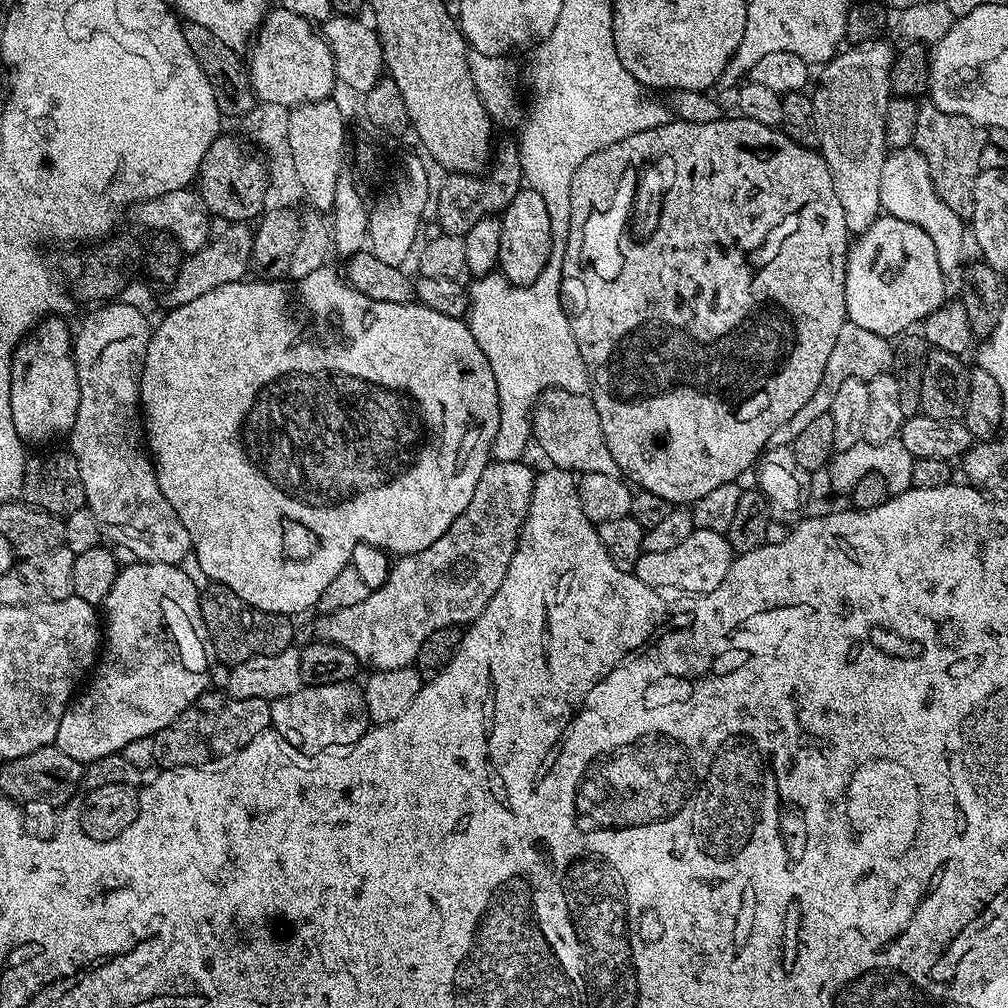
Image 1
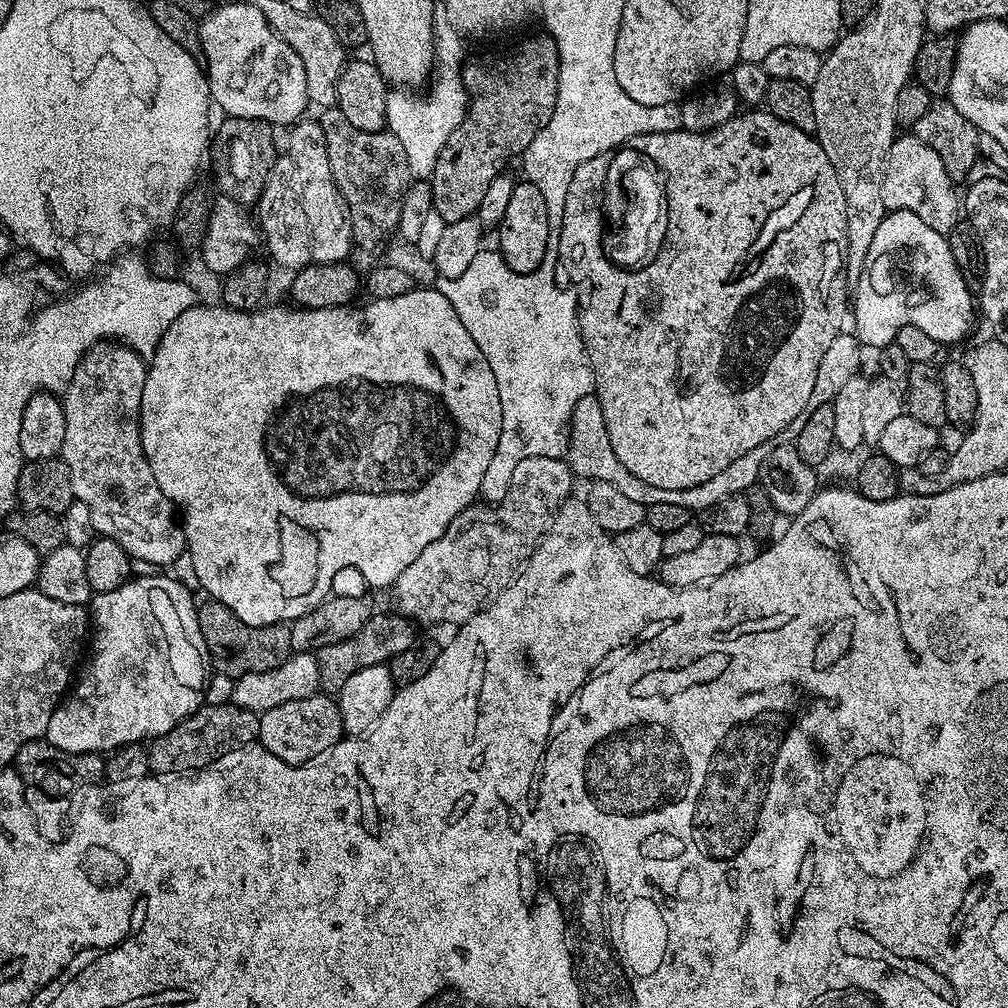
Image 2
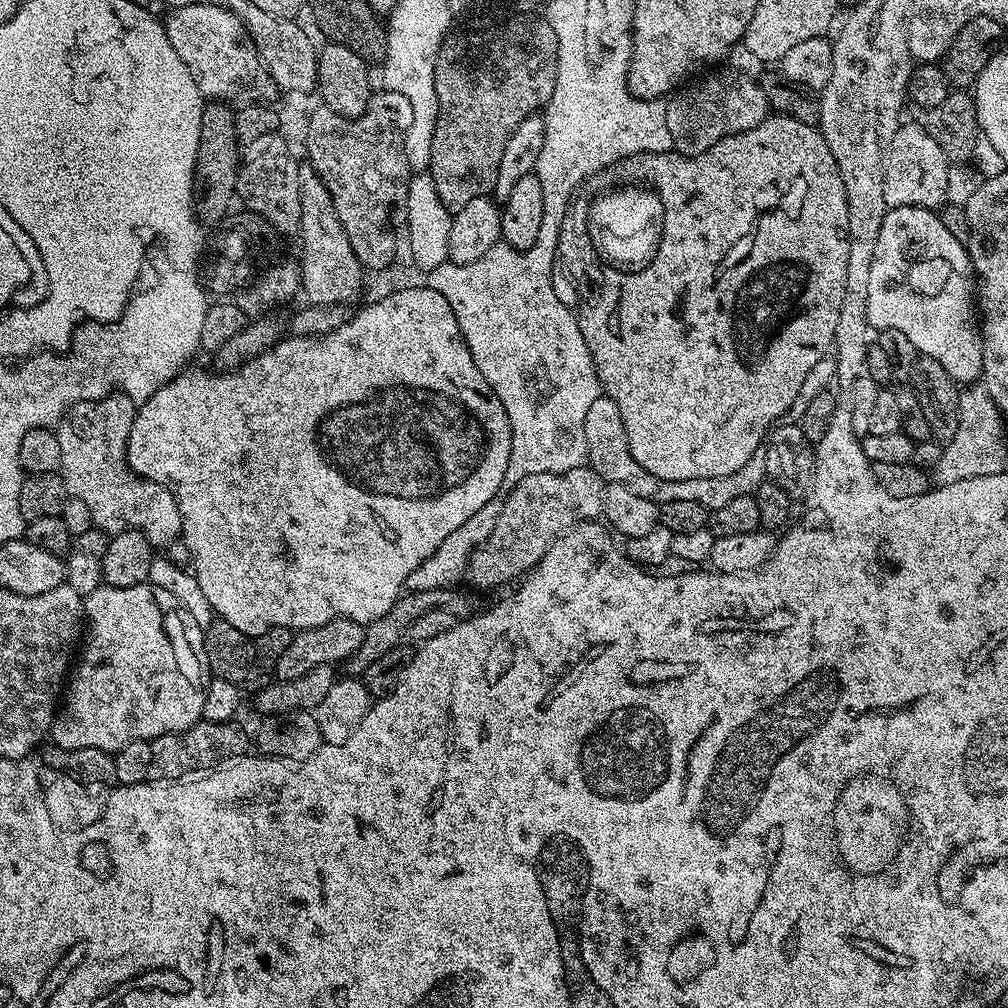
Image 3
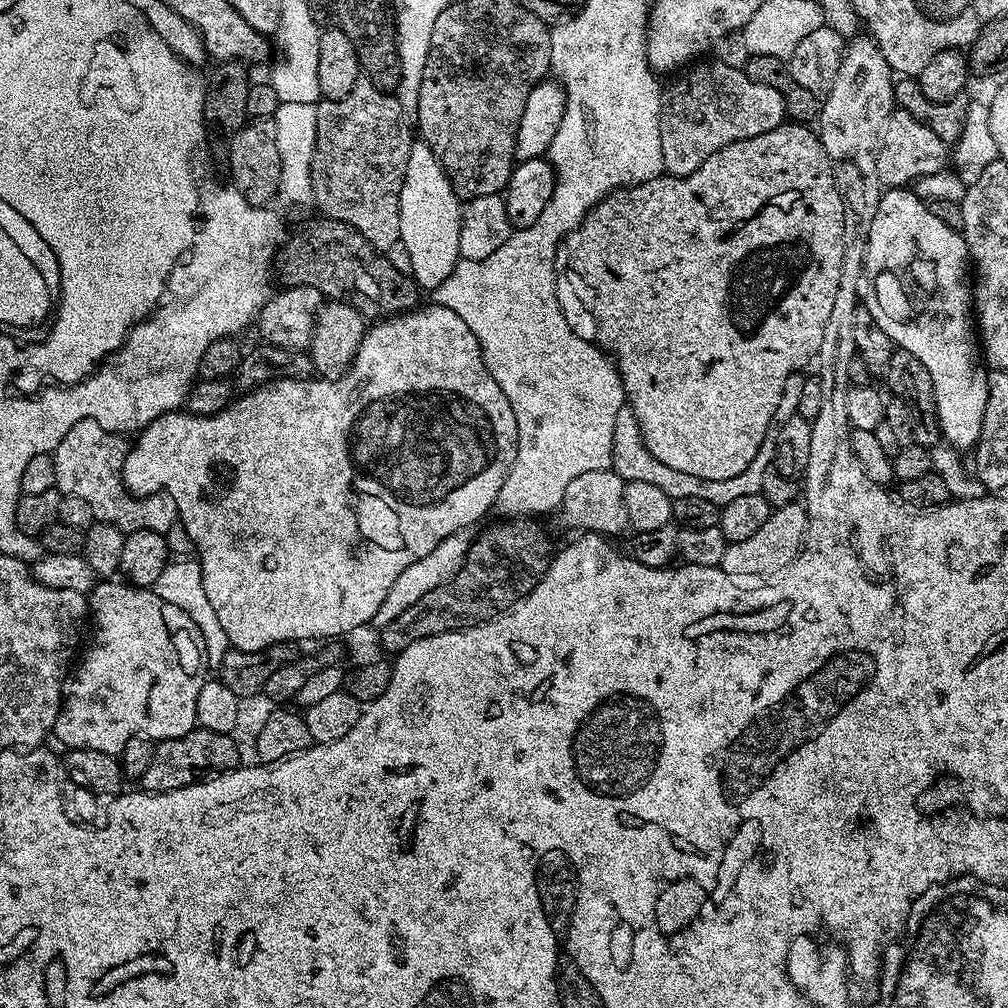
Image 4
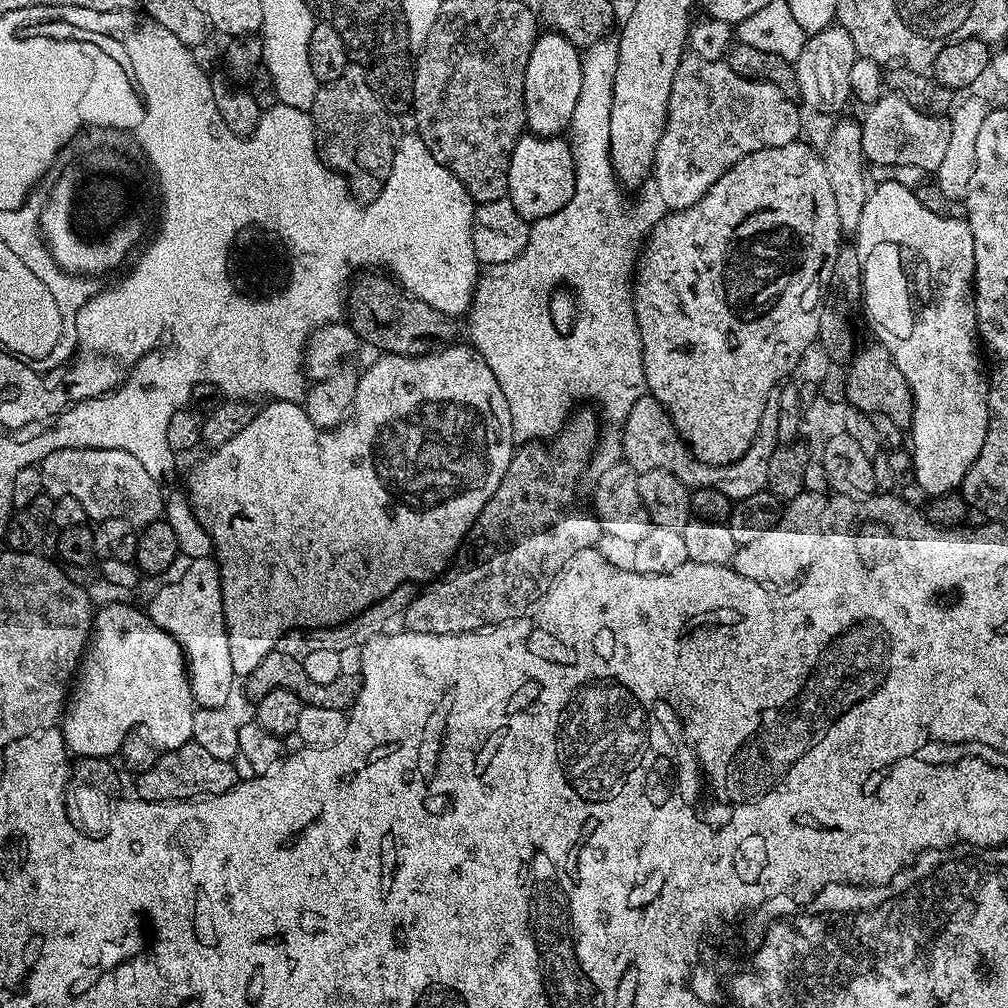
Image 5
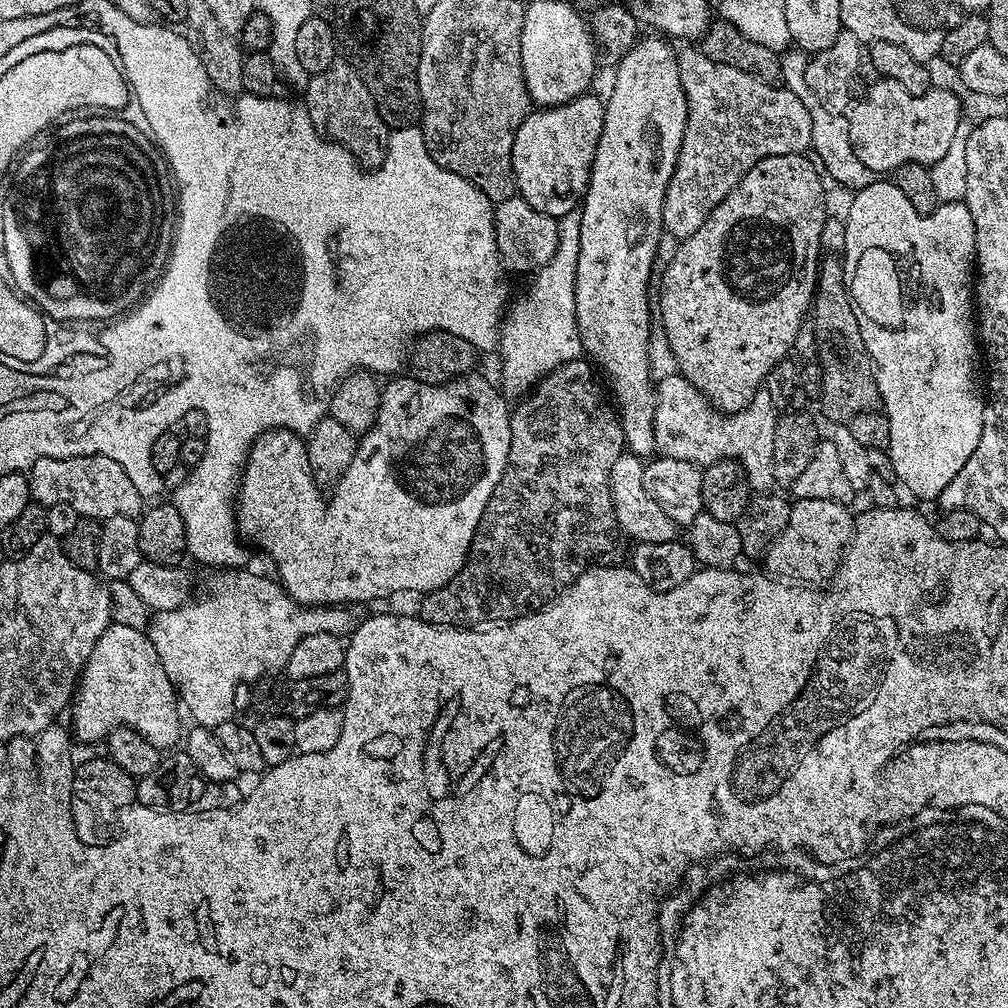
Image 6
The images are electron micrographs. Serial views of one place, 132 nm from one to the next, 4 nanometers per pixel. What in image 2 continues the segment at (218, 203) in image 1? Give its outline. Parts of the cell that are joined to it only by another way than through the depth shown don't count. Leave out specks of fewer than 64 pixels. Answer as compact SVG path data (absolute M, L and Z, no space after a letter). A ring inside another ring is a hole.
M229 116L221 119L220 125L215 125L214 135L210 140L210 160L212 156L212 176L216 179L216 184L220 187L219 191L223 195L230 197L234 202L245 206L255 205L259 200L262 190L266 186L266 178L278 159L278 151L275 140L272 137L273 126L266 121L247 120Z

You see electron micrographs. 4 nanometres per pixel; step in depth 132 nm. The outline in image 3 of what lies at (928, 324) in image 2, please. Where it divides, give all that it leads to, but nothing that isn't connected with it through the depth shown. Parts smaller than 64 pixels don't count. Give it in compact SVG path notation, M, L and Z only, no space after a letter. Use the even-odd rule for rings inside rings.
M893 208L886 214L882 222L882 230L878 234L878 247L874 250L874 266L870 266L870 298L868 299L868 323L873 324L877 330L902 330L912 338L912 344L916 347L920 356L929 356L939 362L946 374L956 381L957 385L968 386L979 381L984 366L984 345L982 343L982 332L978 327L978 304L974 299L974 273L972 261L969 257L967 247L946 226L942 226L939 215L927 208Z

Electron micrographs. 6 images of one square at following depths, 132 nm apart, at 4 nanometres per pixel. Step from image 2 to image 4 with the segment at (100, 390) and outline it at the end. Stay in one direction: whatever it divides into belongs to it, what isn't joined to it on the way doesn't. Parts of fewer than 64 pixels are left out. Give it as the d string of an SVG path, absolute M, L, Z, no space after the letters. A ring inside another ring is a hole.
M78 420L70 426L66 438L58 441L52 461L56 488L63 495L83 498L97 521L112 524L121 532L154 530L166 533L178 524L174 498L163 494L134 496L124 486L120 471L129 445L123 435L107 432L96 420Z

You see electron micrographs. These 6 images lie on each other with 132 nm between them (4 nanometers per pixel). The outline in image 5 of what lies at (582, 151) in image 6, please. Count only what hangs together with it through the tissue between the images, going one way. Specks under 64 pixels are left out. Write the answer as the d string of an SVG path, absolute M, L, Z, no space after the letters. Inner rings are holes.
M525 134L514 146L514 154L510 158L510 170L508 171L507 199L512 201L514 210L522 214L526 221L541 220L566 206L570 198L574 198L576 189L576 163L572 153L572 145L567 139L560 136L533 136Z

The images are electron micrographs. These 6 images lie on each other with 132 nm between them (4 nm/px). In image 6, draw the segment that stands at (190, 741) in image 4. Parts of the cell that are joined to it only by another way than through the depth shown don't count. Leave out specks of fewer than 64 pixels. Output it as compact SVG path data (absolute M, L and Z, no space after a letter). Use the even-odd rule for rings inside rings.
M172 750L167 753L150 774L139 777L136 782L136 803L159 812L209 812L210 810L230 810L237 808L242 799L239 783L214 782L206 778L190 762L187 752Z

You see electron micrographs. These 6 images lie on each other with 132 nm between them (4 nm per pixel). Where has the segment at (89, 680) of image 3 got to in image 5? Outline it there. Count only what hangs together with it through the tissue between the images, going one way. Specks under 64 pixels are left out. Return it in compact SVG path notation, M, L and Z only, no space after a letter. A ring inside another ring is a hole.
M132 602L106 605L95 613L91 637L74 676L70 706L65 707L62 715L62 744L75 753L112 758L121 751L128 734L139 730L157 750L180 748L191 741L197 707L190 690L184 651L178 641L159 628L143 607L135 608Z

